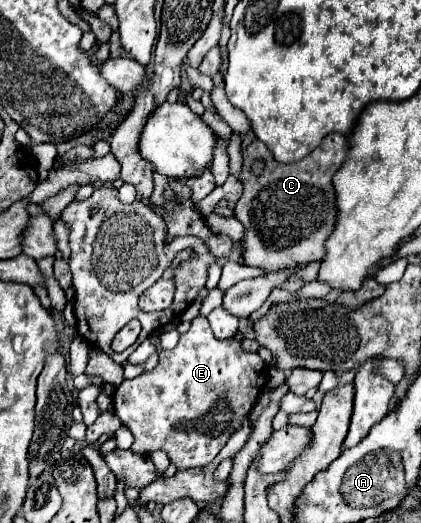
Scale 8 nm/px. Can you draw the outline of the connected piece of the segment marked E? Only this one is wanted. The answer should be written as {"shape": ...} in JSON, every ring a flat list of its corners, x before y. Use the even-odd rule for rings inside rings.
{"shape":[[198,316,194,318,192,328,184,336,180,336,180,342,172,350,160,352,160,360,152,372,144,372,138,378,124,380,116,388,112,400,114,412,120,418,122,426,126,426,134,436,132,452,150,454,154,450,164,450,168,452,172,464,188,470,188,468,202,468,216,458,226,440,234,434,234,430,242,426,262,386,264,386,264,362,260,362,260,356,256,352,244,352,240,342,232,338,228,340,216,338,212,334,208,320]]}

